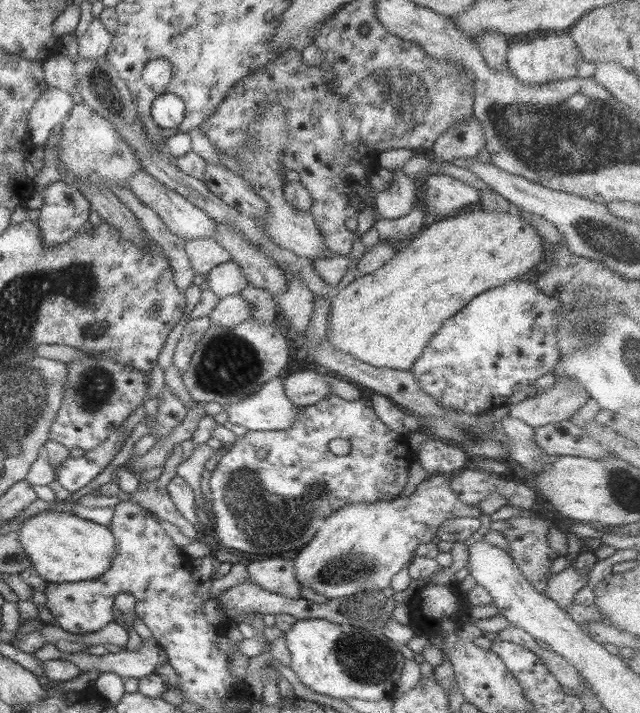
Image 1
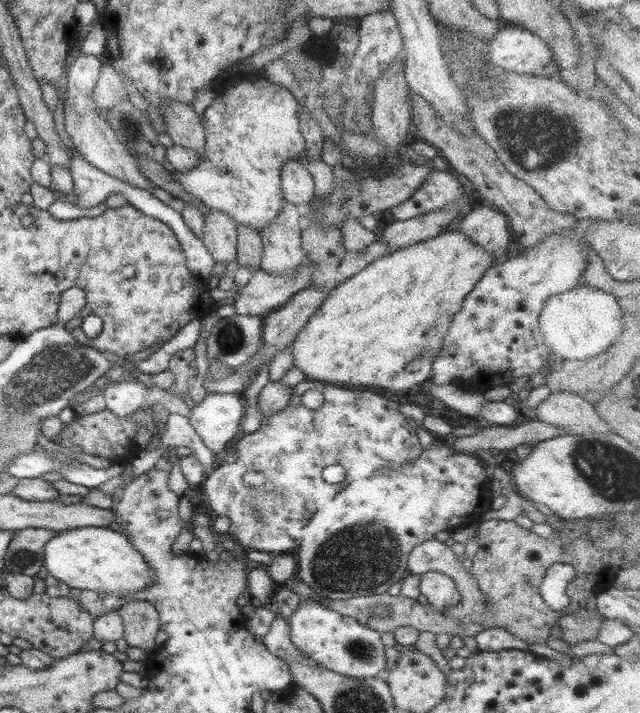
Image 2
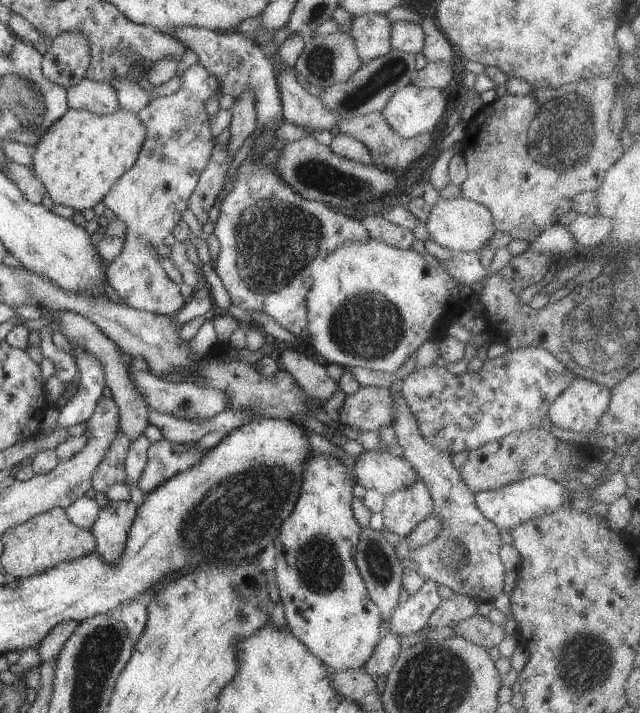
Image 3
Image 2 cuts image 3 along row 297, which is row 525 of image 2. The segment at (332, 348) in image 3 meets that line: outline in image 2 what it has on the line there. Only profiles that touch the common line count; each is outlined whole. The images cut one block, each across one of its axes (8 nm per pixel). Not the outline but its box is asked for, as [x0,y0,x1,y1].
[297,444,495,600]

